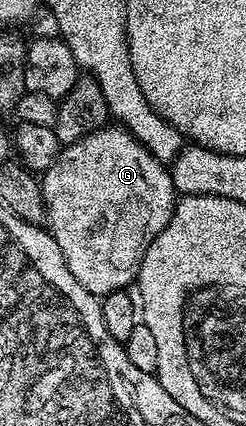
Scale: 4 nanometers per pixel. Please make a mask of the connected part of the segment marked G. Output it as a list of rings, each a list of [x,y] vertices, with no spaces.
[[[118,124],[103,126],[99,130],[94,130],[89,136],[62,147],[57,160],[53,160],[53,164],[48,170],[42,171],[41,187],[46,210],[45,222],[51,235],[57,240],[57,248],[61,248],[61,256],[65,256],[65,264],[69,264],[69,272],[73,272],[73,276],[77,276],[77,284],[81,284],[81,288],[85,288],[96,296],[112,294],[118,290],[127,290],[130,287],[130,282],[132,285],[138,279],[141,260],[145,260],[145,252],[149,248],[149,244],[153,244],[155,237],[163,231],[165,224],[169,224],[169,220],[175,215],[177,195],[175,185],[171,179],[170,169],[164,163],[155,159],[129,131]]]

